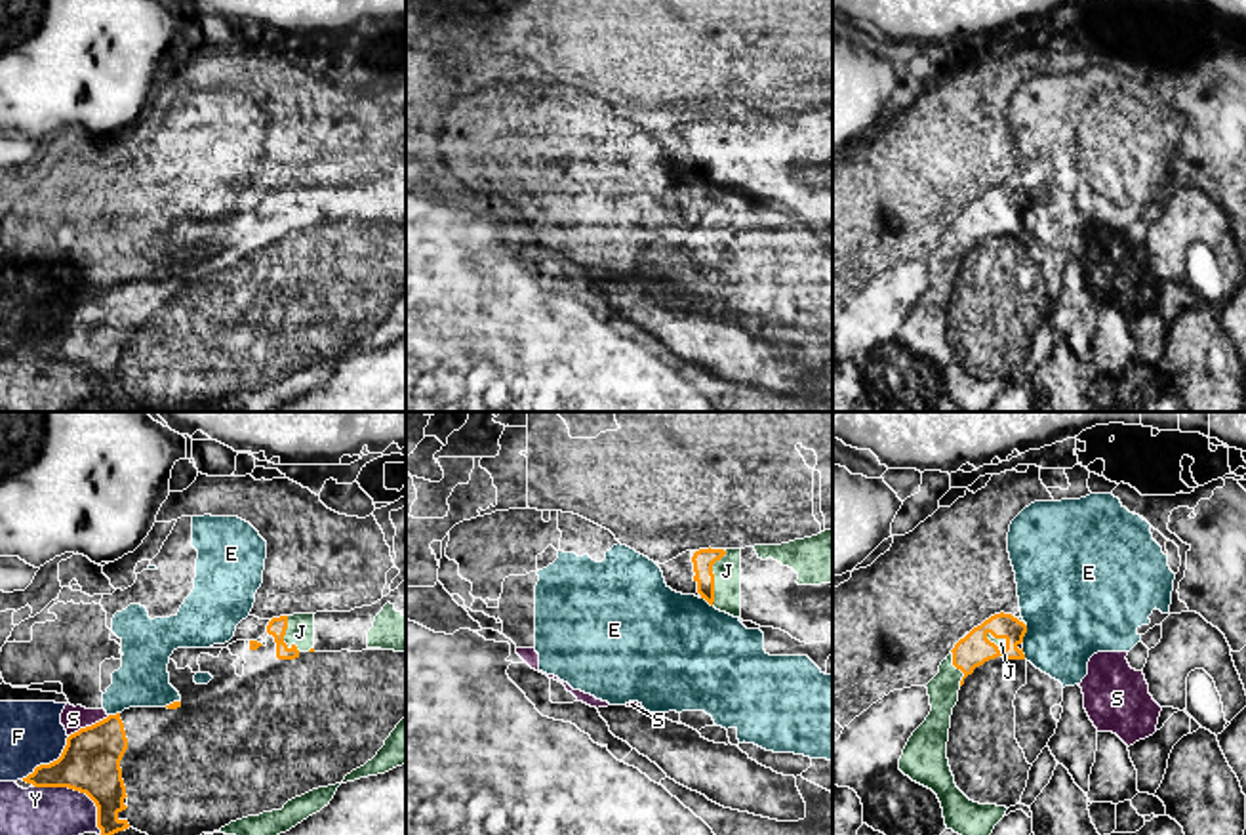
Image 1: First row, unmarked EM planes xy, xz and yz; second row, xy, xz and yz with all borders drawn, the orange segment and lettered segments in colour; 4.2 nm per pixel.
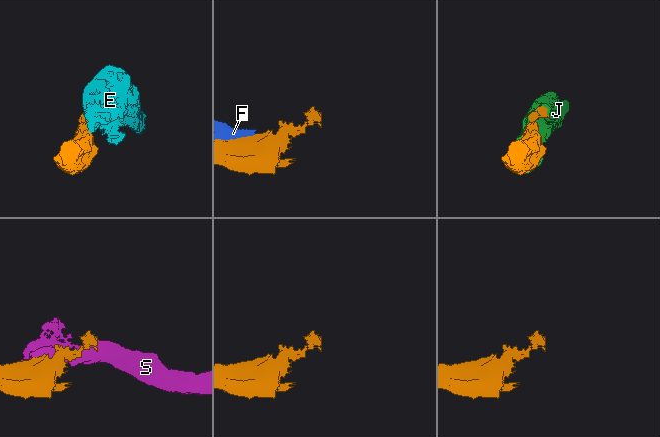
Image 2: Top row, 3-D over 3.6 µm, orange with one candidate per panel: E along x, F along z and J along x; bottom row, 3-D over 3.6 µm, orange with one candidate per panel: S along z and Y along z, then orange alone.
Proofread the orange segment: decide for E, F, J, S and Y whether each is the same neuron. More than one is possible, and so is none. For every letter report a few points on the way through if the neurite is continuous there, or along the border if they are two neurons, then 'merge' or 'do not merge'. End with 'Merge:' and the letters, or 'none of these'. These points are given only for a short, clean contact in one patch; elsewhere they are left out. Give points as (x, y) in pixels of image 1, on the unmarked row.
E: do not merge
F: do not merge
J: merge
S: along xy (109, 288), (80, 300), (69, 309) | do not merge
Y: do not merge
Merge: J

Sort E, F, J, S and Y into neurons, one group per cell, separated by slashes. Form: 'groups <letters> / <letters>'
groups E / F S / J / Y

